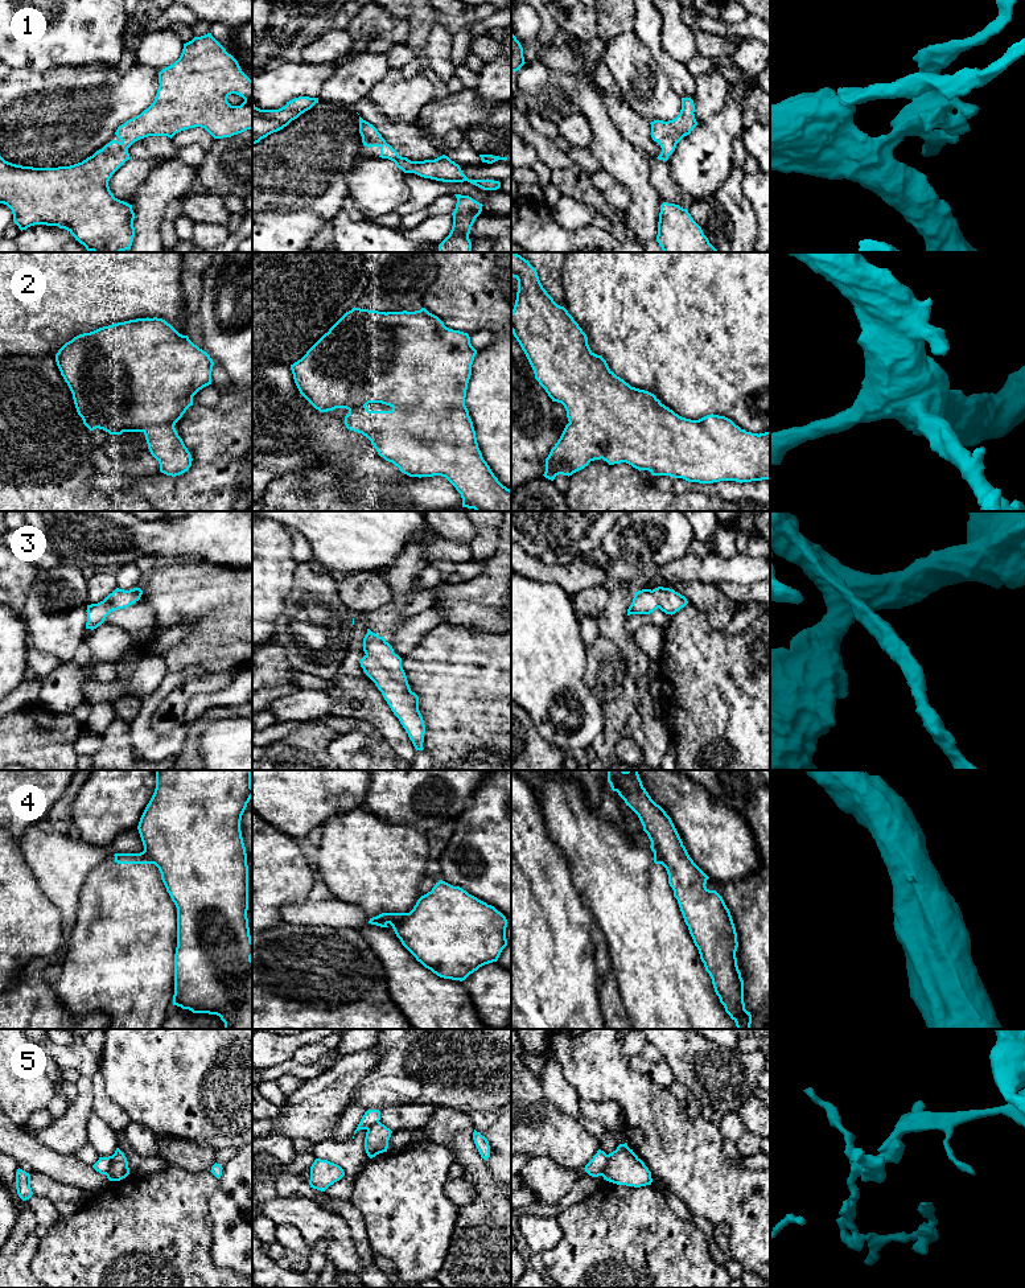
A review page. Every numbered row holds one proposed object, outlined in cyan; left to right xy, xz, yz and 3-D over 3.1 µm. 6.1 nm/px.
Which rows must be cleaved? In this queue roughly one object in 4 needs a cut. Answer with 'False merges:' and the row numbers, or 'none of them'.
False merges: 4, 5

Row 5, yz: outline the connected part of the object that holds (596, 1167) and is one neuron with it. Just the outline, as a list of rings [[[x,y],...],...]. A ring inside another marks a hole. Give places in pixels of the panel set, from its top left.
[[[598,1149],[593,1159],[585,1165],[585,1172],[592,1177],[598,1177],[604,1174],[608,1164],[608,1155]]]

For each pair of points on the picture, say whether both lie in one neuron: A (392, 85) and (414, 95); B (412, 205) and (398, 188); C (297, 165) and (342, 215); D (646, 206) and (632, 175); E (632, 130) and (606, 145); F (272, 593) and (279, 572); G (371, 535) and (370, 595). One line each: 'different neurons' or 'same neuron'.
A: same neuron
B: different neurons
C: different neurons
D: same neuron
E: different neurons
F: same neuron
G: different neurons

